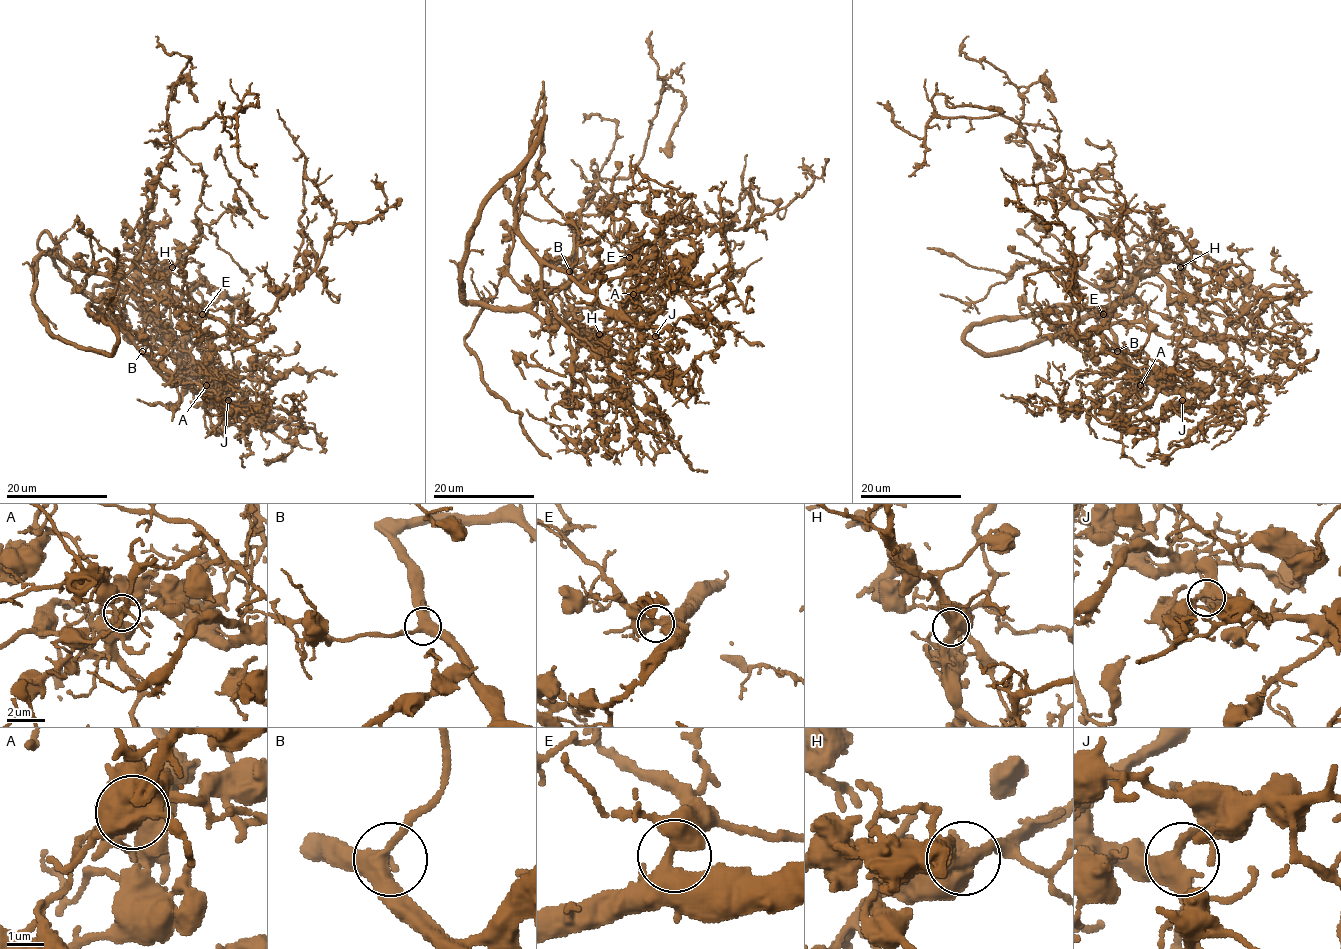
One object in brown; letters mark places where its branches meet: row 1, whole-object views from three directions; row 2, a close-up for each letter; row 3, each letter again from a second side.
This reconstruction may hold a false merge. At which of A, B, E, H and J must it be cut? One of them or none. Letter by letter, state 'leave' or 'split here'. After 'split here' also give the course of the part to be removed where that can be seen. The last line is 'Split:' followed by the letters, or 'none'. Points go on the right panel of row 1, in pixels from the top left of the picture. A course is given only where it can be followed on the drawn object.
A: leave
B: leave
E: leave
H: leave
J: leave
Split: none

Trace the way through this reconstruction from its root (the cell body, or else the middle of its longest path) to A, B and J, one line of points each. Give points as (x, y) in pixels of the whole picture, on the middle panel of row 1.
A: (567, 282), (619, 265), (644, 263), (656, 256), (656, 266), (646, 276), (634, 276), (638, 290), (633, 294)
B: (567, 282), (563, 286), (554, 286), (541, 299), (535, 290), (540, 284), (540, 268), (544, 265), (569, 271)
J: (567, 282), (541, 299), (535, 290), (544, 265), (563, 268), (602, 305), (655, 336)

